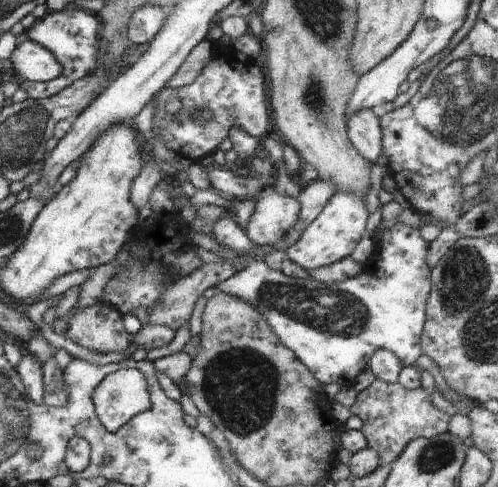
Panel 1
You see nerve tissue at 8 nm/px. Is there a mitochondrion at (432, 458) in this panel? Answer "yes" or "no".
yes

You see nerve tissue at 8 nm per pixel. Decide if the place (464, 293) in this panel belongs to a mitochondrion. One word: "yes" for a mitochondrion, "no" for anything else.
yes

